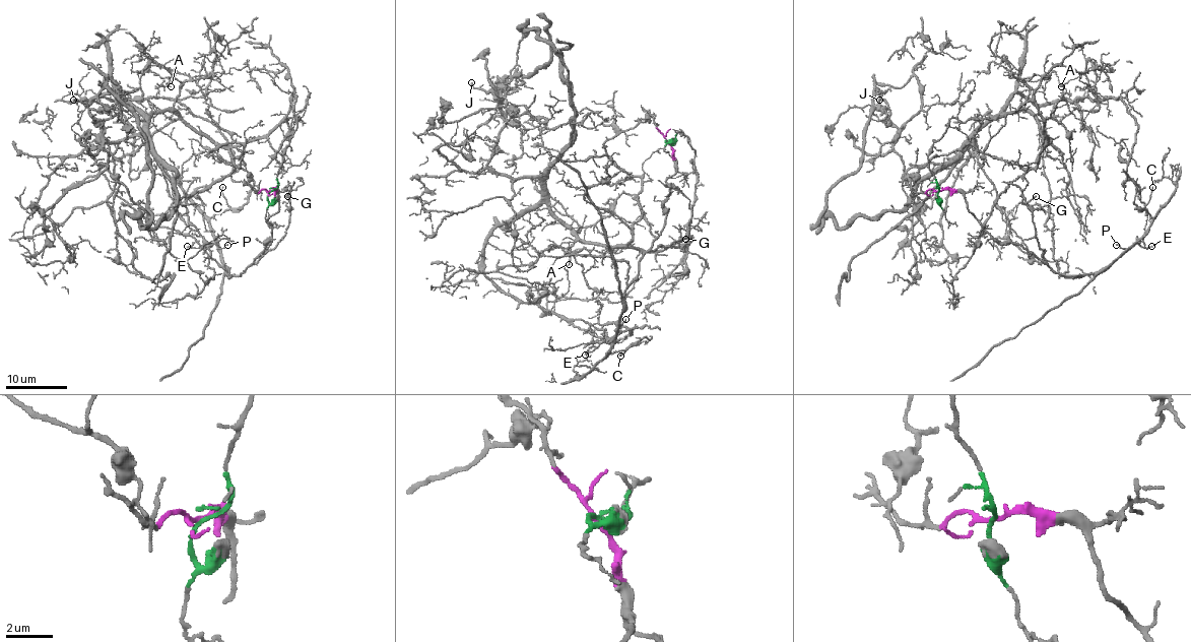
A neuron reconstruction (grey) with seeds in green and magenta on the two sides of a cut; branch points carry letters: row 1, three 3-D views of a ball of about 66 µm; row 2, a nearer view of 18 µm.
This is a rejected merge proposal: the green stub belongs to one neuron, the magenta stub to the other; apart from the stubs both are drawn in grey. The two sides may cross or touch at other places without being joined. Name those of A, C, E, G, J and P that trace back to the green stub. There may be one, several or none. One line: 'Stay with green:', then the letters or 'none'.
Stay with green: A, J

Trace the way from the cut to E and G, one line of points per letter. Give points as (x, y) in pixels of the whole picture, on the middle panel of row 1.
E: (666, 142), (676, 171), (666, 181), (665, 226), (625, 292), (617, 333), (585, 355)
G: (666, 142), (676, 171), (666, 181), (665, 223), (653, 242), (654, 248), (670, 245), (688, 230), (685, 239)

